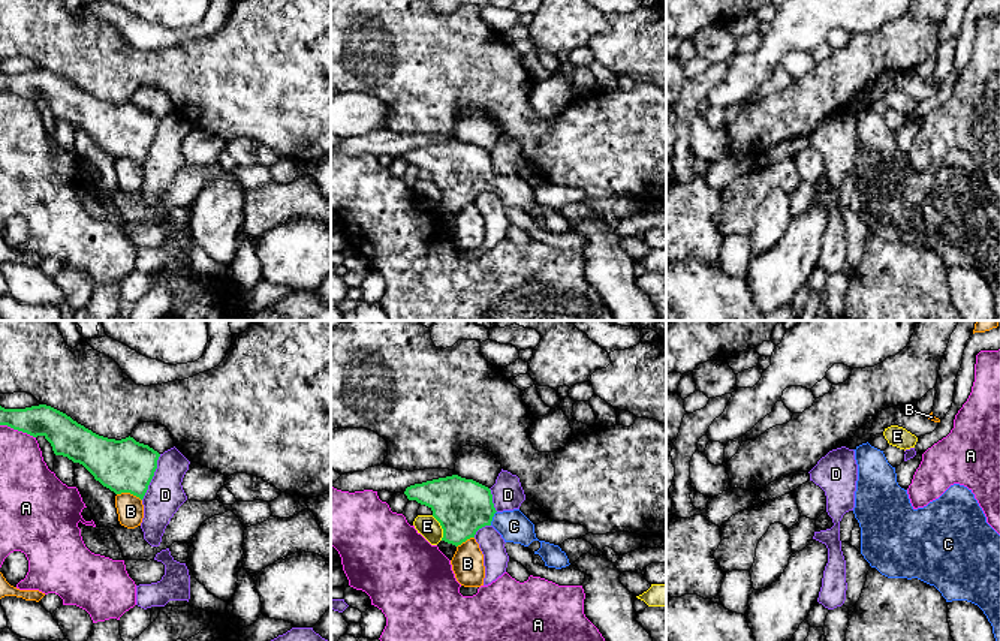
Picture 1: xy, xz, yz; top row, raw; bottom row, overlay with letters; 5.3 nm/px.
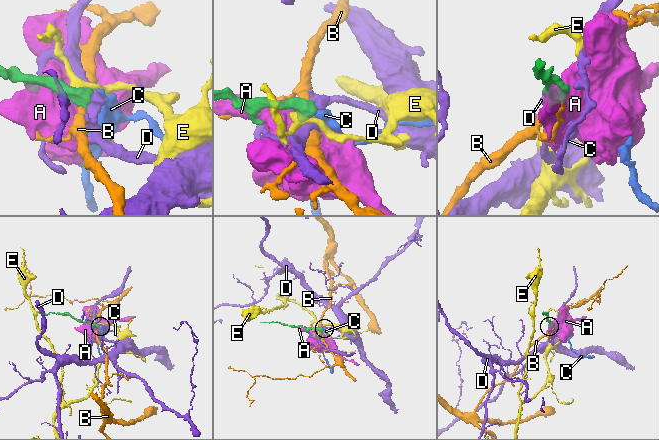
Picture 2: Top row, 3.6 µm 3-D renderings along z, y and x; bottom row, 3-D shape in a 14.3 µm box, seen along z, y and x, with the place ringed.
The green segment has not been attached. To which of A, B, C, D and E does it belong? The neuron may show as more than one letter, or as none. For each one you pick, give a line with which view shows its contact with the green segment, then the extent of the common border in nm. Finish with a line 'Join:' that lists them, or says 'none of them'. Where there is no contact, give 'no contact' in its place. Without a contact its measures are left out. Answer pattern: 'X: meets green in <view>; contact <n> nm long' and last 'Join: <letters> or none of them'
C: meets green in xz; contact 90 nm long
Join: C

